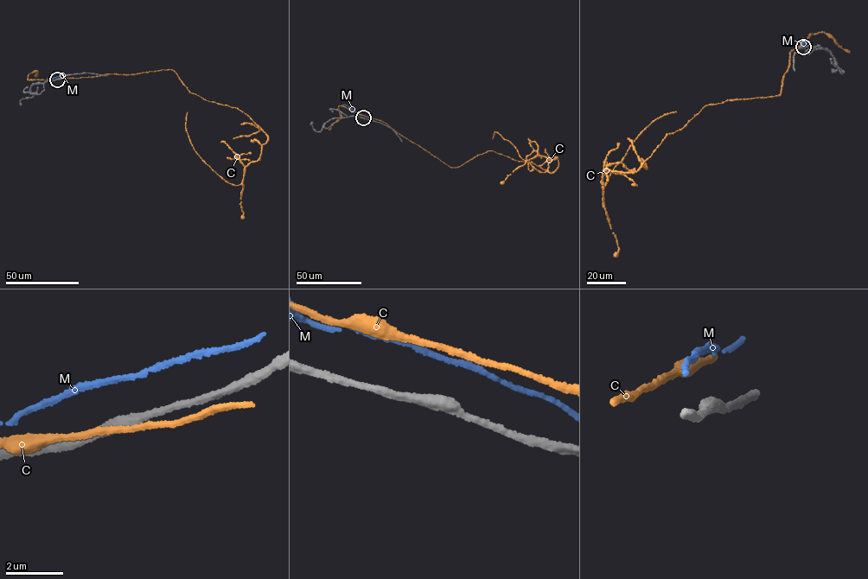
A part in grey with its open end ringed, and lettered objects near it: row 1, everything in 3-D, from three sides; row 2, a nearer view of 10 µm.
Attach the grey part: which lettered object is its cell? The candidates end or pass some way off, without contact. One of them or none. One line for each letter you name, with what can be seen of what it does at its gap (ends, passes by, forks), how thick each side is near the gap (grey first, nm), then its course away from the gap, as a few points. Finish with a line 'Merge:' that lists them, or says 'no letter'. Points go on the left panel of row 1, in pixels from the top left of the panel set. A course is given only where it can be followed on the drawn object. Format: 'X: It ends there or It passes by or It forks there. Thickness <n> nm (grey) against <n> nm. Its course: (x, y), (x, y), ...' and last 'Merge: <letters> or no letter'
C: It passes by. Thickness 380 nm (grey) against 240 nm. Its course: (56, 79), (173, 70), (190, 92), (239, 109), (266, 134), (243, 182), (225, 181), (194, 150), (187, 112)
Merge: C

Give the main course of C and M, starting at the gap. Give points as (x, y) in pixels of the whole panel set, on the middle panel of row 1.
C: (364, 116), (450, 167), (489, 150), (552, 173), (558, 166), (556, 158), (523, 159), (497, 132), (493, 138)
M: (363, 116), (343, 104)

